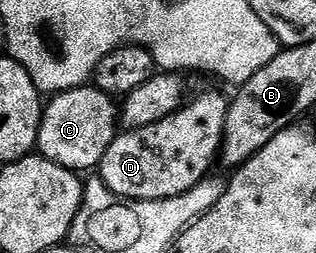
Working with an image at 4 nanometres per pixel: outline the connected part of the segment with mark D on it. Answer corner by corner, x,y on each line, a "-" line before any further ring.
203,93
186,102
182,109
144,129
120,132
109,147
97,173
118,197
134,201
160,201
179,197
185,191
197,187
212,172
211,164
217,161
223,147
223,132
229,101
219,93

